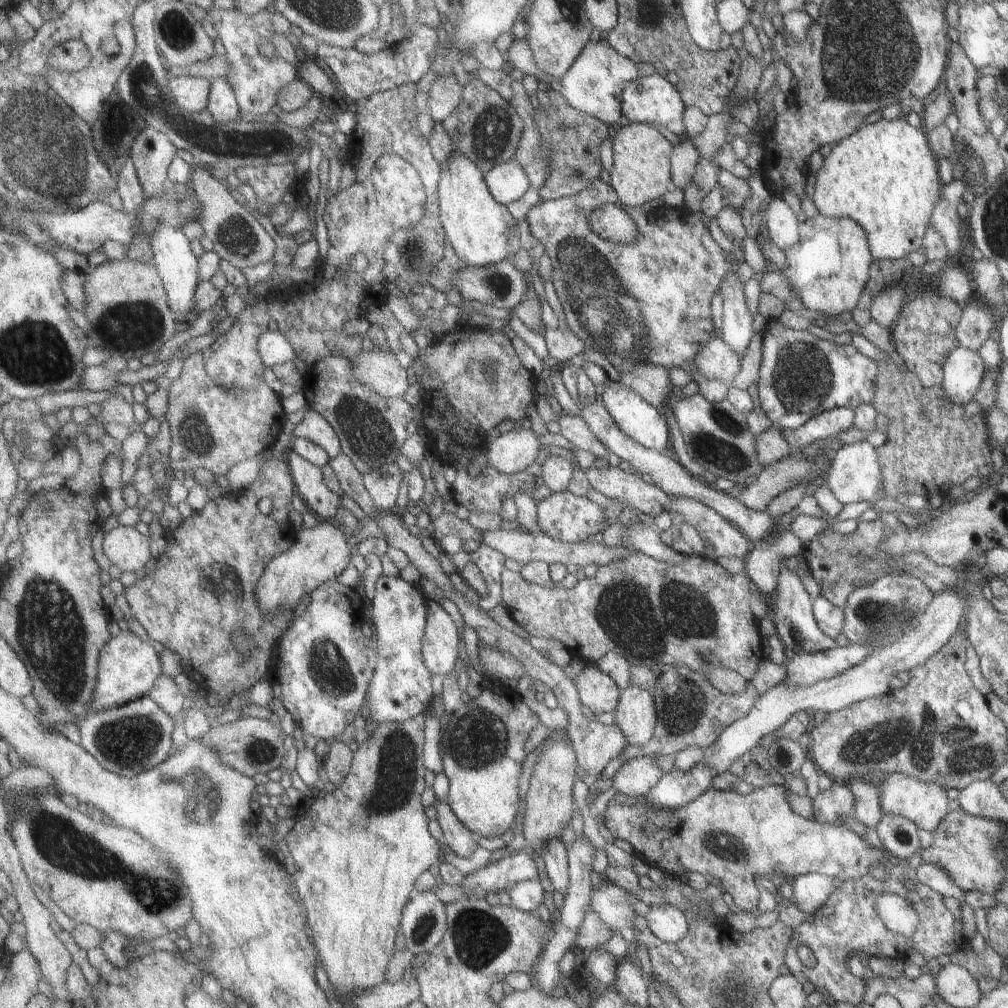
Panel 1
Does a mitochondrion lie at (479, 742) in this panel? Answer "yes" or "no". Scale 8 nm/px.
yes

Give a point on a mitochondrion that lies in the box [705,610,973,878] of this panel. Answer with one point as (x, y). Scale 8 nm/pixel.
(904, 836)

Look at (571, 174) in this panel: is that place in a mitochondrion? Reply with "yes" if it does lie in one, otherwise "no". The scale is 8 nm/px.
yes

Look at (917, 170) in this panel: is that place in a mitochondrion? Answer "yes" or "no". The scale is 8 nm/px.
no

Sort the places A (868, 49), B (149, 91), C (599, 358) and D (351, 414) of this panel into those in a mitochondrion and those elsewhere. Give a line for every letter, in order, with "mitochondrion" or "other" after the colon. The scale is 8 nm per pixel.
A: mitochondrion
B: mitochondrion
C: mitochondrion
D: mitochondrion

